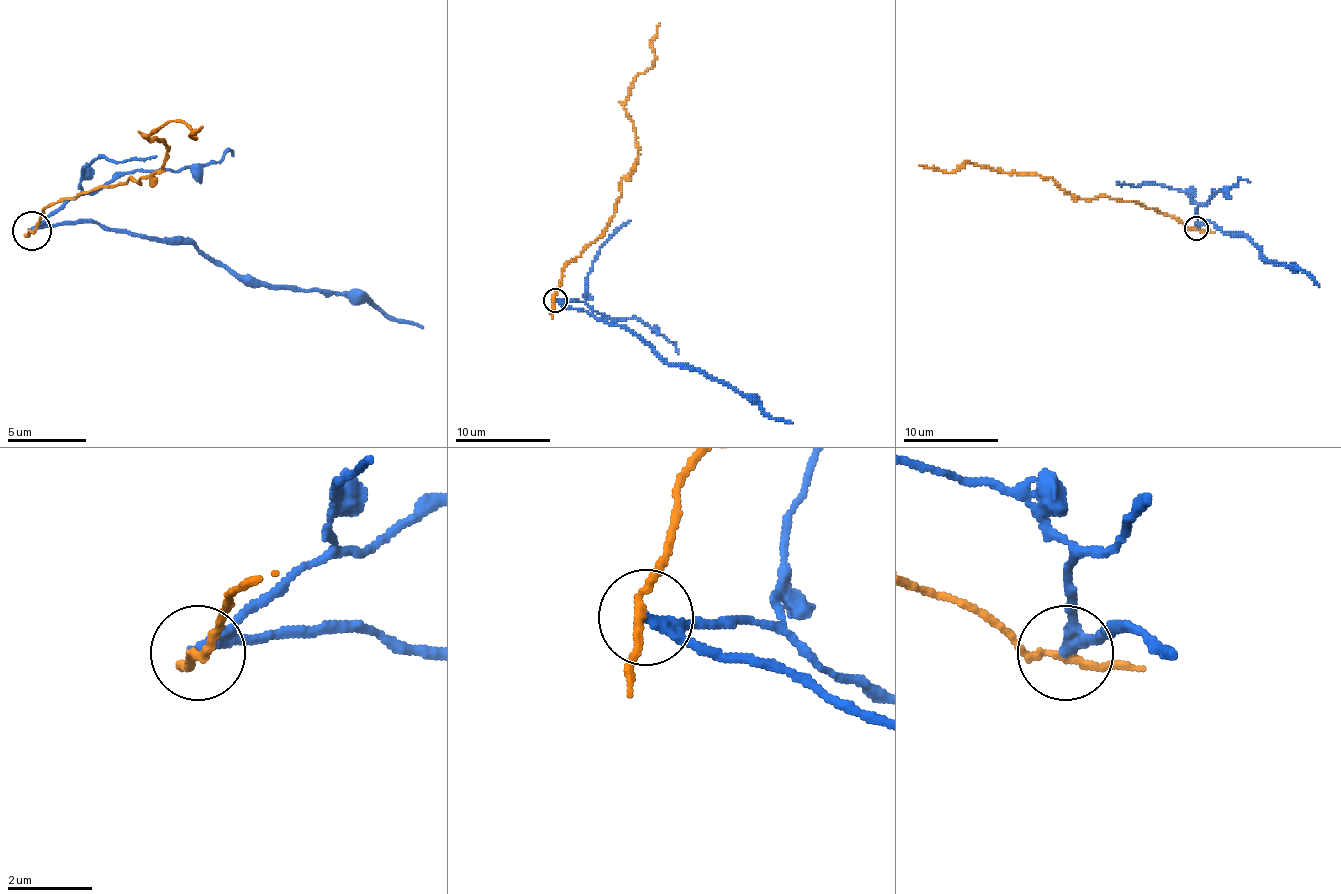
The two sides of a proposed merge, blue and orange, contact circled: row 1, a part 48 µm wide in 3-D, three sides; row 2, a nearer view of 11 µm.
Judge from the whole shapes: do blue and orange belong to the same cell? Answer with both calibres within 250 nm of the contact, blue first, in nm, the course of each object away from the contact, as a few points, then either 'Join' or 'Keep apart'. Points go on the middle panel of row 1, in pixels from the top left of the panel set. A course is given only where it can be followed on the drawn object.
Thickness 190 nm (blue) against 170 nm. Course of blue: (554, 299), (626, 325), (669, 363), (723, 380), (773, 418), (792, 423). Course of orange: (554, 299), (561, 271), (614, 213), (638, 154), (623, 101), (652, 66), (659, 23). Keep apart

